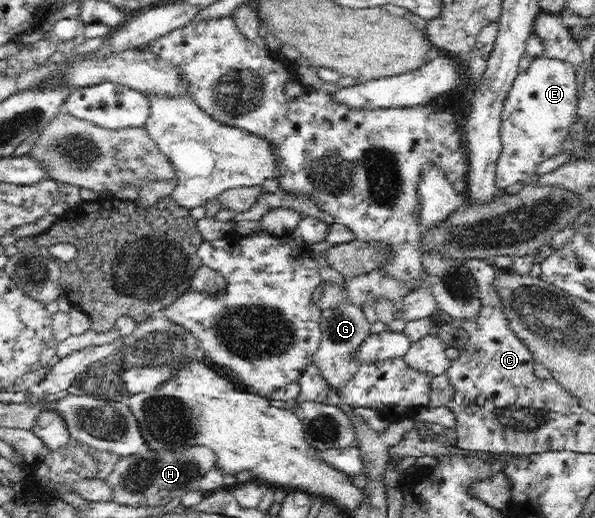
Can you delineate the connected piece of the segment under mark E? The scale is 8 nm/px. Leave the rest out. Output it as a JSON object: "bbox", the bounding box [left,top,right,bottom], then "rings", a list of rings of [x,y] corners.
{"bbox":[496,55,578,192],"rings":[[[545,55],[543,57],[534,59],[531,64],[529,64],[529,68],[525,70],[525,72],[518,74],[515,82],[511,85],[511,88],[507,91],[507,96],[503,101],[503,112],[501,117],[502,123],[502,151],[497,159],[496,164],[496,186],[499,192],[503,192],[505,188],[515,184],[515,182],[525,182],[530,183],[535,179],[535,171],[537,166],[543,162],[543,160],[547,158],[551,158],[558,154],[558,150],[561,145],[561,138],[565,136],[565,132],[567,132],[567,128],[569,128],[569,124],[571,124],[572,116],[576,114],[576,102],[577,100],[577,74],[575,70],[578,68],[575,64],[571,64],[571,62],[565,62],[565,60],[555,60],[555,58],[547,58]]]}

